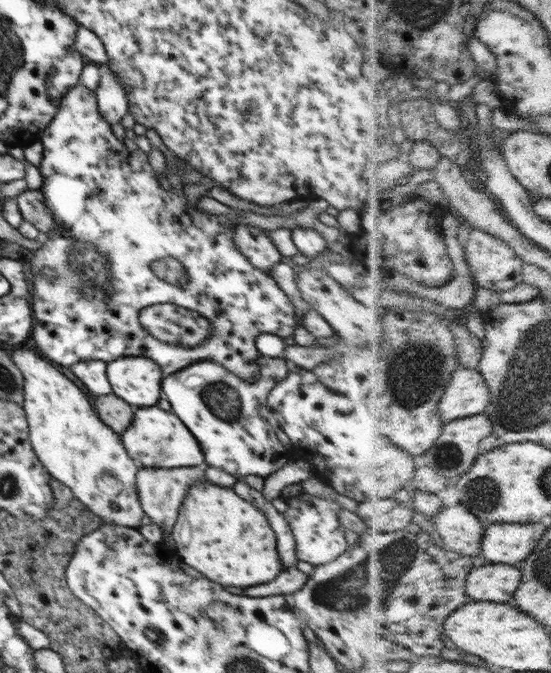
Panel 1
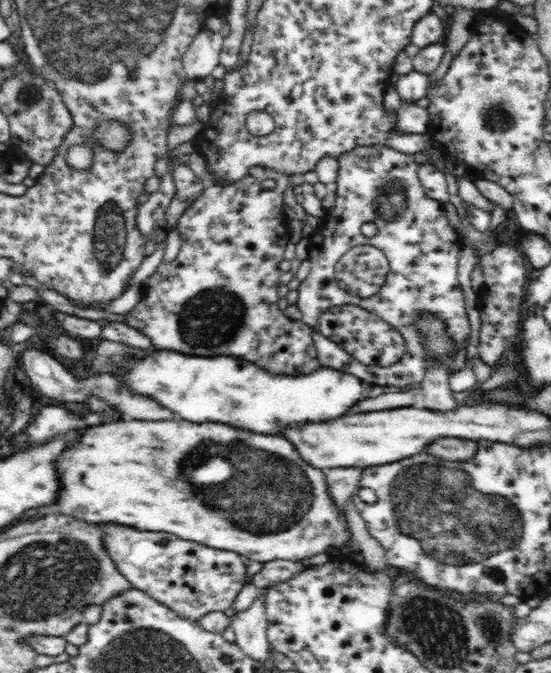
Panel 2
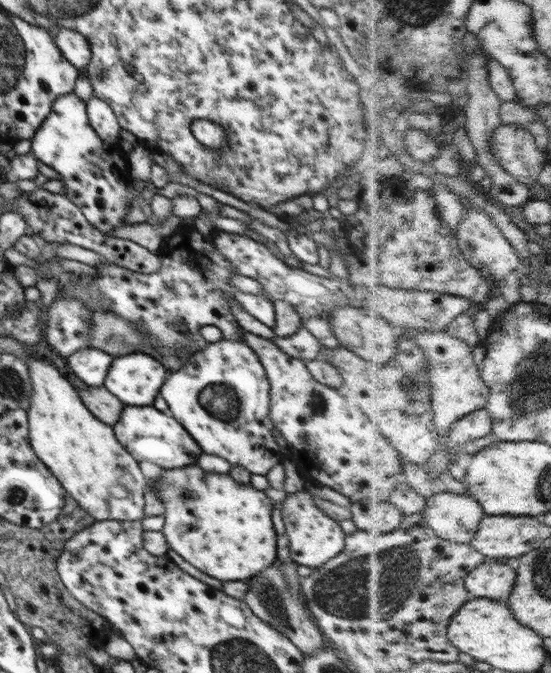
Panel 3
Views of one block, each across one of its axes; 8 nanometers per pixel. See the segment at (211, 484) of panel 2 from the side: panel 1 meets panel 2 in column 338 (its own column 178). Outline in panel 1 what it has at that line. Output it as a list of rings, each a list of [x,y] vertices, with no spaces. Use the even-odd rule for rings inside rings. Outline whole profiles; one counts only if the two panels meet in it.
[[[194,482],[179,506],[179,515],[171,536],[182,563],[190,565],[200,571],[204,578],[222,586],[248,588],[262,582],[270,582],[284,570],[276,552],[276,538],[266,516],[250,502],[240,498],[232,488],[220,488],[212,482]]]

